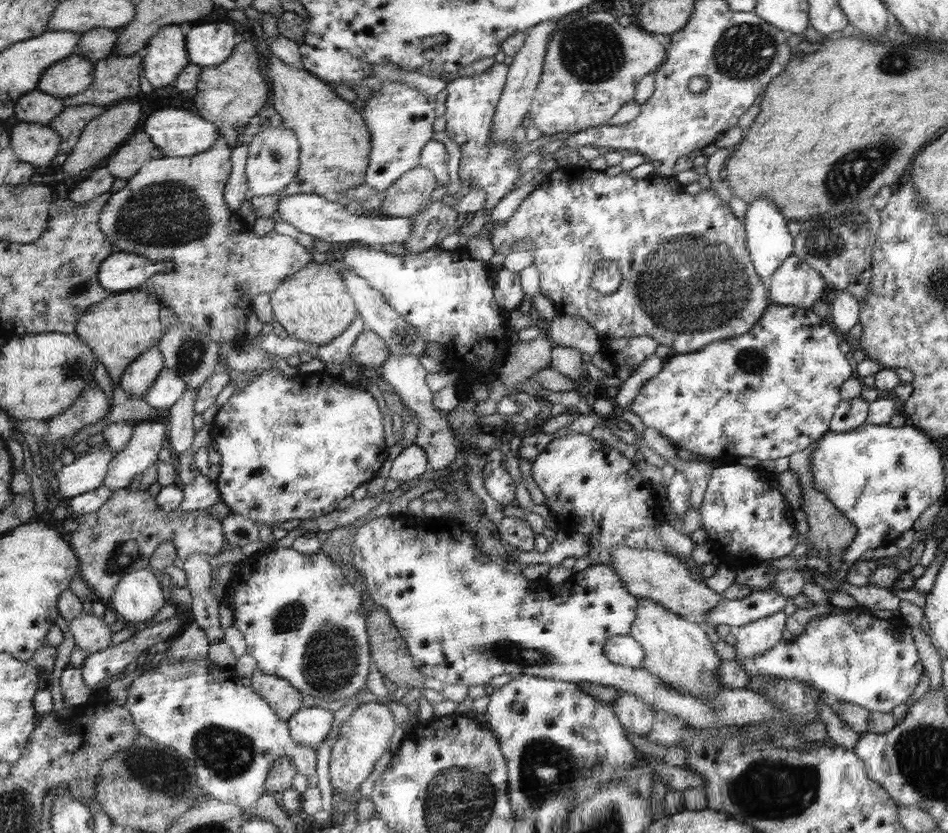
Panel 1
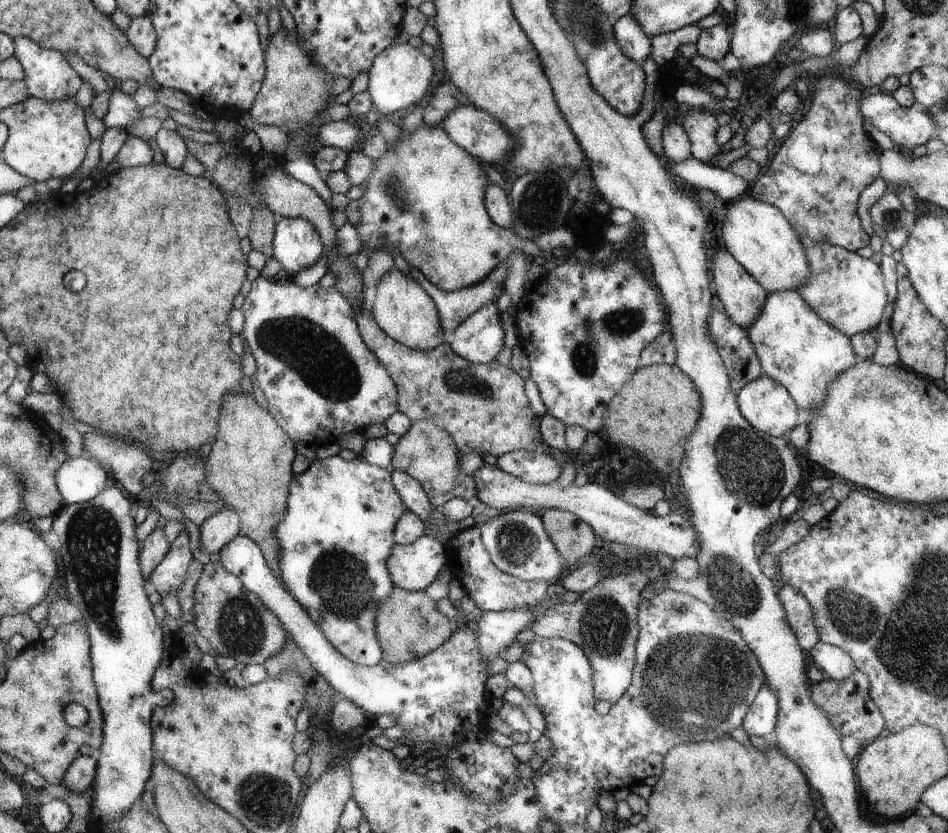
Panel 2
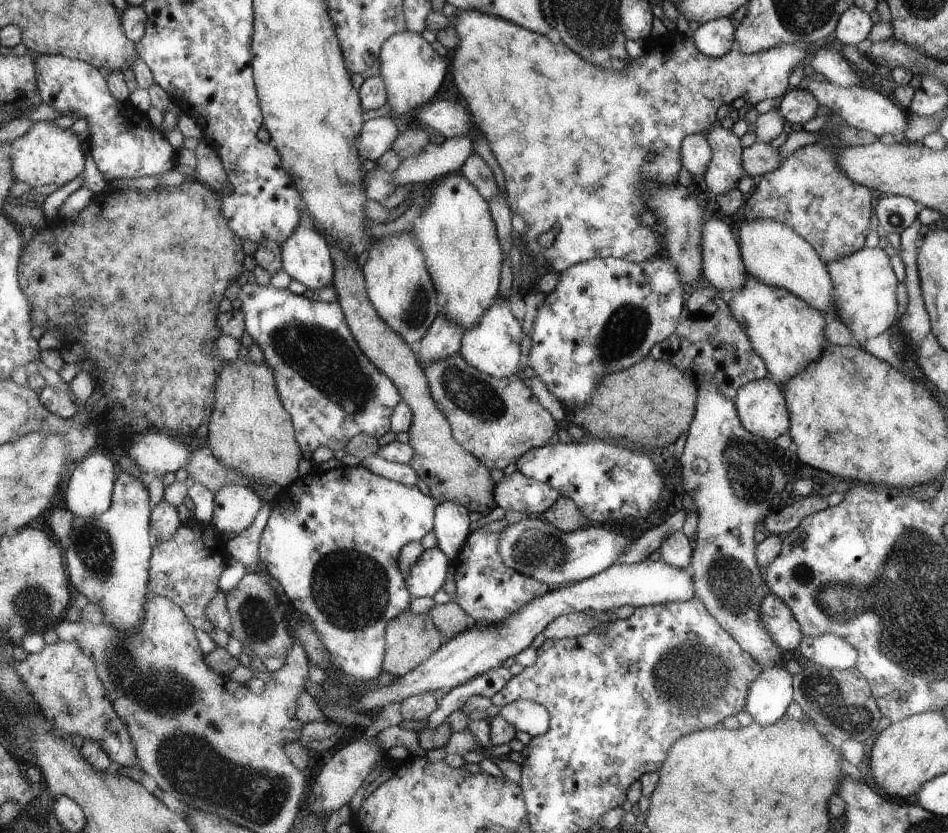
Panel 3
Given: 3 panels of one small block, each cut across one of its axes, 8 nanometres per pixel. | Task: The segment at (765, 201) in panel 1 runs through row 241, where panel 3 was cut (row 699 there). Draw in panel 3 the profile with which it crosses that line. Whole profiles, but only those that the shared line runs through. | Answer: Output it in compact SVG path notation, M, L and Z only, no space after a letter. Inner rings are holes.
M785 667L762 669L749 690L745 711L762 726L772 726L786 715L794 692L793 675Z

